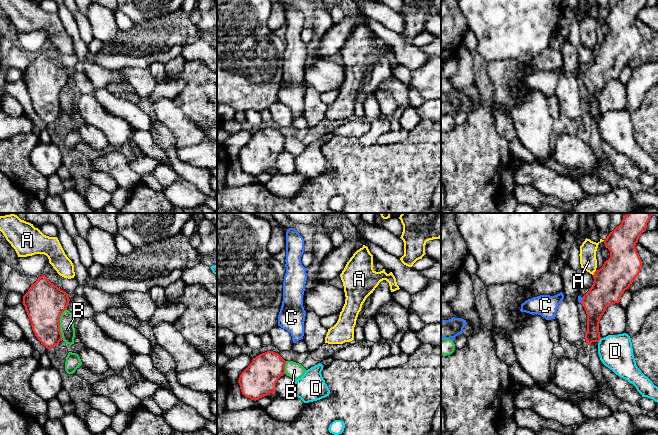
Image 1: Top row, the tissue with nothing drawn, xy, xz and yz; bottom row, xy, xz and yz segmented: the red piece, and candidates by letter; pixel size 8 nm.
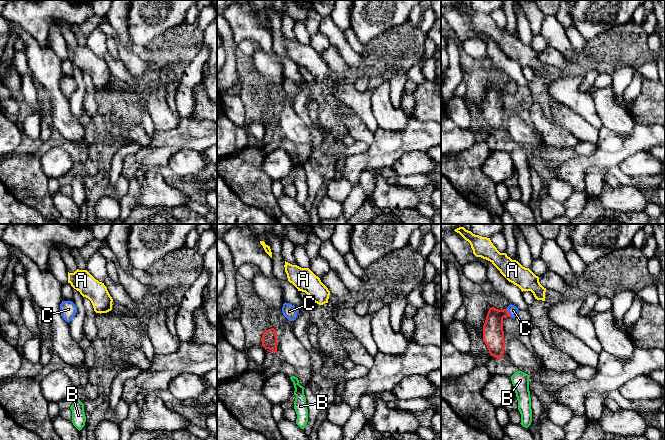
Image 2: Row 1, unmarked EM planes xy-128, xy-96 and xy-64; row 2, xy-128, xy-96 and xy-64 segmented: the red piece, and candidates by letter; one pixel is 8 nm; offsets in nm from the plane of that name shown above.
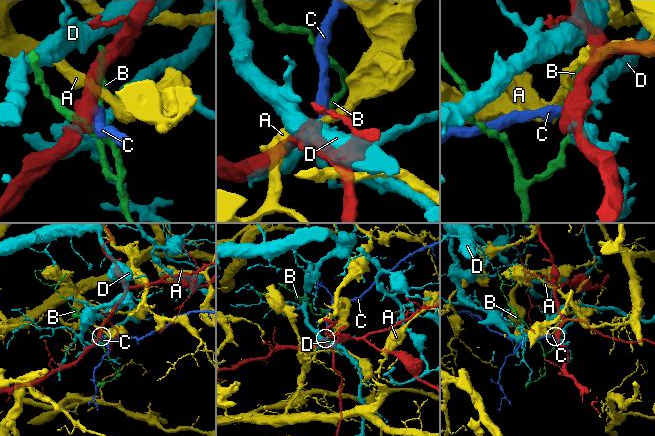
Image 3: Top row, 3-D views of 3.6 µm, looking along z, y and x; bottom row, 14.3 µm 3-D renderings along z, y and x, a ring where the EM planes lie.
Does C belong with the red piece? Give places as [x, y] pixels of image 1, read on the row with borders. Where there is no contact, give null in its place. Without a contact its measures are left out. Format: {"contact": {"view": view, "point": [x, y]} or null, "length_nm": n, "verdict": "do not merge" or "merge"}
{"contact": {"view": "yz", "point": [582, 300]}, "length_nm": 50, "verdict": "merge"}

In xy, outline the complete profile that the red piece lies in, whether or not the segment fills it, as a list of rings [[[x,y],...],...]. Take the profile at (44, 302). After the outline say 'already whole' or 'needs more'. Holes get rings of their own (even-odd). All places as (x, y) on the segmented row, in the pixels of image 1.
[[[43,274],[23,296],[23,305],[37,339],[47,349],[63,340],[60,316],[69,304],[68,294],[59,289]]] | already whole

